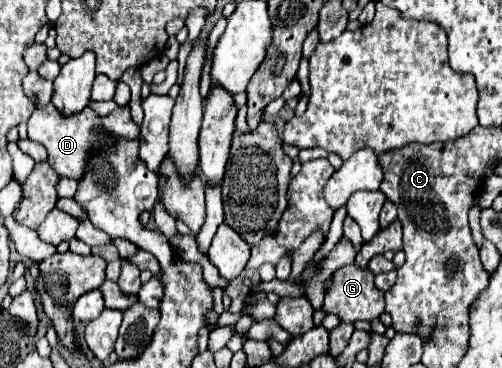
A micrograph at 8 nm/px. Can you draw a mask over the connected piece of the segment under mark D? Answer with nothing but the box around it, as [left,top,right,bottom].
[29,104,139,180]

